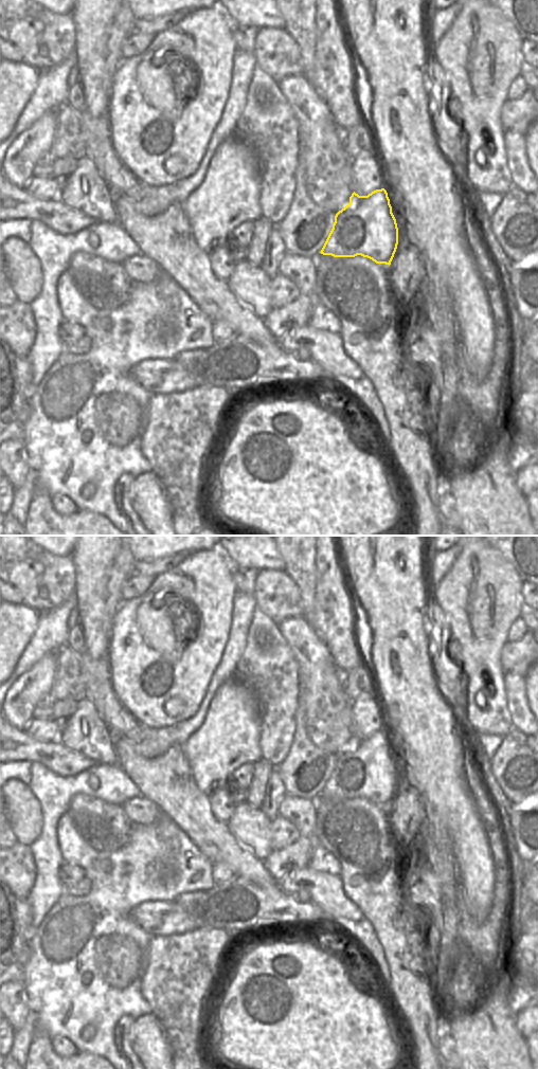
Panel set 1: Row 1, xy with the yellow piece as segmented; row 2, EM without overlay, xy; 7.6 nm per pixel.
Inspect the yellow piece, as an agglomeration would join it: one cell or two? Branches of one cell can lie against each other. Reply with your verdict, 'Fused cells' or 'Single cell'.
Single cell.

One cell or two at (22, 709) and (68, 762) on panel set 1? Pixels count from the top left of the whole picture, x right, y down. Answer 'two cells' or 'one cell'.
two cells

